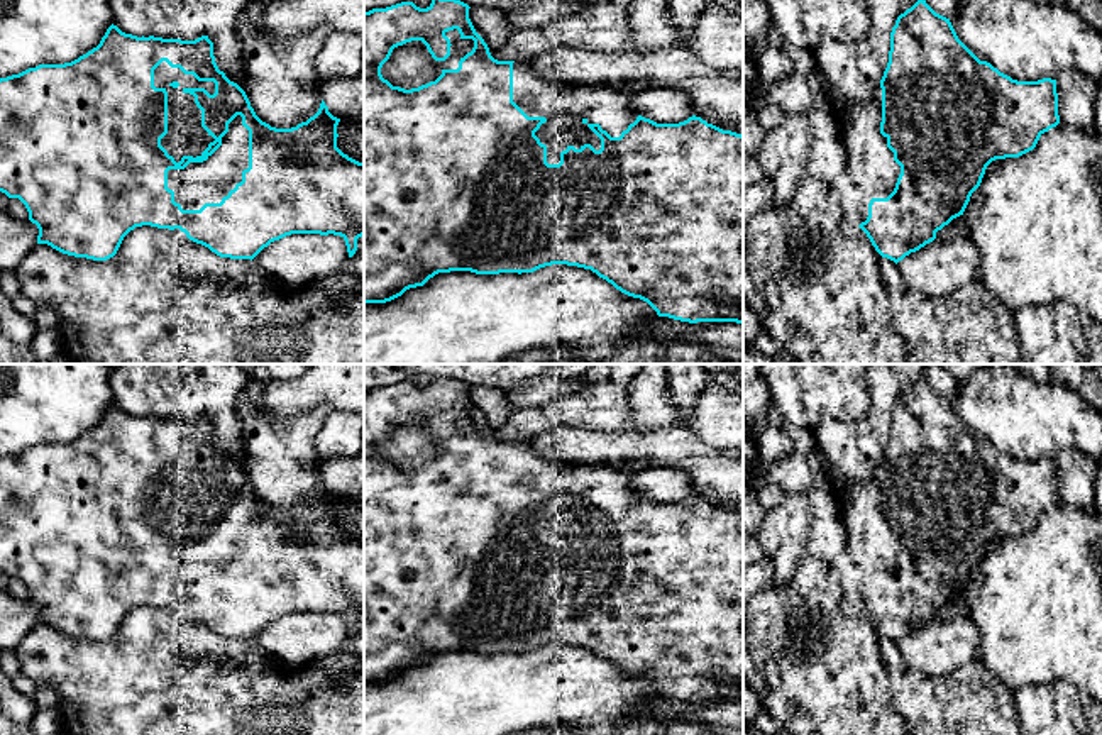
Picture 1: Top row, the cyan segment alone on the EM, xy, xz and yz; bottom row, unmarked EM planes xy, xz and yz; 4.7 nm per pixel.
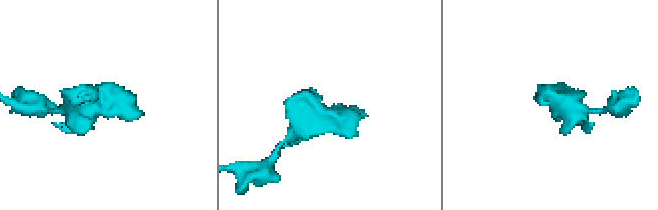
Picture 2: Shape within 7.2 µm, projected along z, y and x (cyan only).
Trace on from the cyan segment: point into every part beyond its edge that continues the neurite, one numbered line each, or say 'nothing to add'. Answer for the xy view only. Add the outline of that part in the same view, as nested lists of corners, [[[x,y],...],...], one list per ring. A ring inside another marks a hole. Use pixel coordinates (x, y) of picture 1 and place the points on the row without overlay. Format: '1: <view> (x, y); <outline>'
1: xy (185, 515); [[[163,440],[154,449],[154,466],[168,471],[168,513],[161,518],[161,525],[176,542],[183,535],[201,535],[215,518],[201,506],[201,489],[195,476],[183,469],[205,467],[213,474],[215,462],[198,461],[193,454],[185,454],[179,447],[171,447]]]

